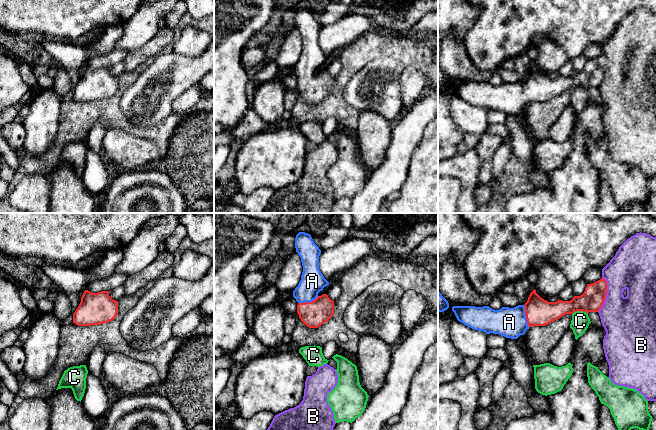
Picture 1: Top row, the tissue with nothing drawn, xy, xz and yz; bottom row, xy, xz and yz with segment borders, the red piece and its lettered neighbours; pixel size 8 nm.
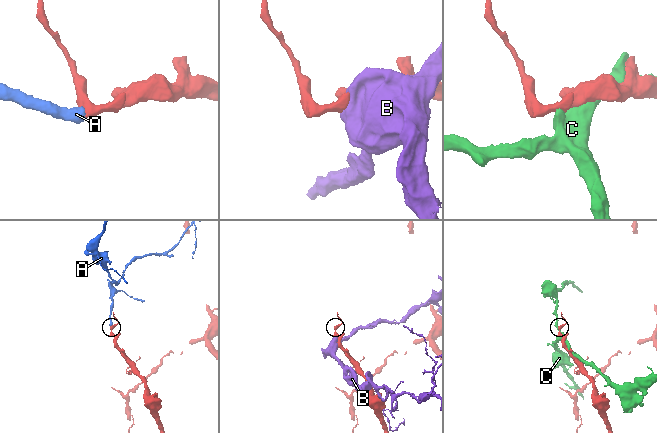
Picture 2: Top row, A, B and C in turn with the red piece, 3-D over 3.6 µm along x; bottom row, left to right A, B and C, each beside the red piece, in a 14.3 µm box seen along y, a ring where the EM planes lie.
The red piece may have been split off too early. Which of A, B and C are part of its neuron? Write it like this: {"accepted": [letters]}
{"accepted": ["A"]}

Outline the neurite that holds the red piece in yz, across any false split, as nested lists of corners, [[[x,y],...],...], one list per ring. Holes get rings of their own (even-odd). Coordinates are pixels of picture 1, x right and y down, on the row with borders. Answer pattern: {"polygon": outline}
{"polygon": [[[601,278],[587,284],[584,293],[574,296],[570,301],[558,299],[556,302],[548,302],[534,289],[524,305],[514,308],[502,307],[494,310],[489,306],[453,306],[452,311],[459,322],[474,330],[517,339],[520,335],[524,335],[529,327],[548,325],[566,314],[577,311],[598,312],[606,294],[607,282]]]}

